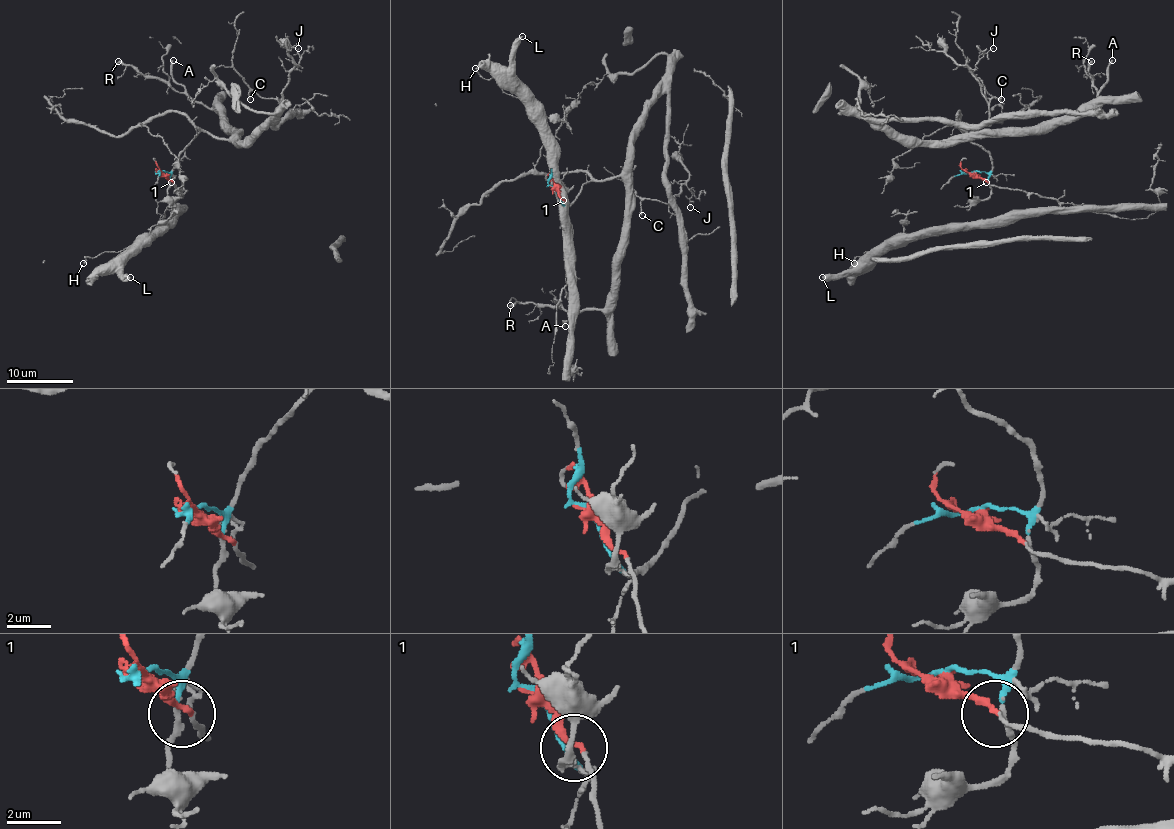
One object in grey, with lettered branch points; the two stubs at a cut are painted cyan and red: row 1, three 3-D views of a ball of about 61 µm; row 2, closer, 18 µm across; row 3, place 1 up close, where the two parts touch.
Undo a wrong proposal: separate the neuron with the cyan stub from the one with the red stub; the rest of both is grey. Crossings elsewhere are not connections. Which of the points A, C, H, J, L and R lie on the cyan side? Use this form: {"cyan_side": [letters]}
{"cyan_side": ["A", "C", "J", "R"]}

